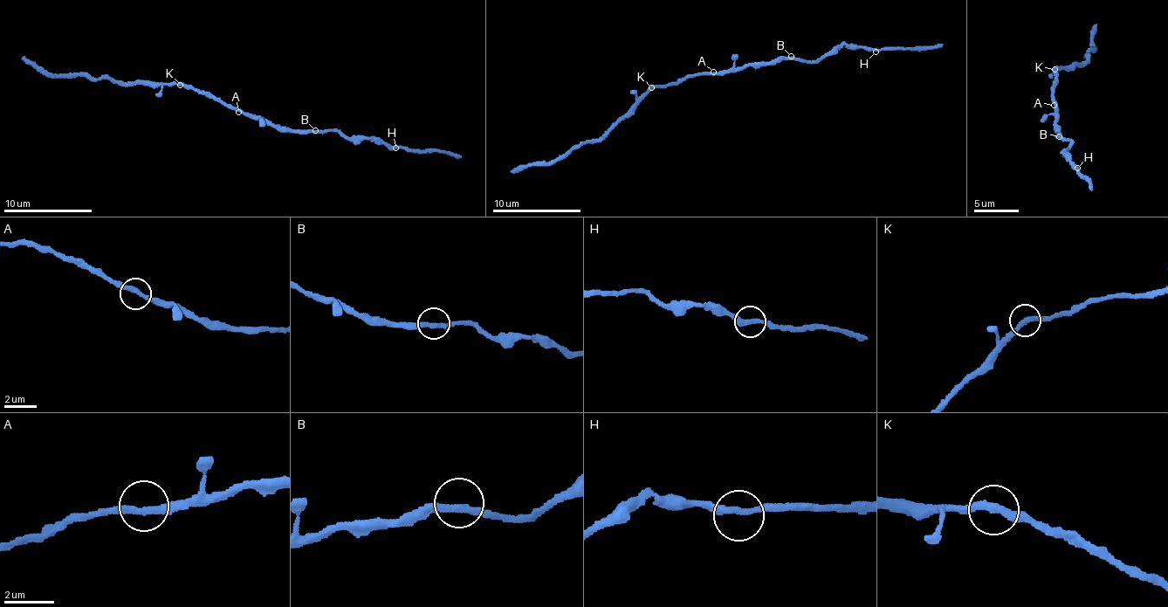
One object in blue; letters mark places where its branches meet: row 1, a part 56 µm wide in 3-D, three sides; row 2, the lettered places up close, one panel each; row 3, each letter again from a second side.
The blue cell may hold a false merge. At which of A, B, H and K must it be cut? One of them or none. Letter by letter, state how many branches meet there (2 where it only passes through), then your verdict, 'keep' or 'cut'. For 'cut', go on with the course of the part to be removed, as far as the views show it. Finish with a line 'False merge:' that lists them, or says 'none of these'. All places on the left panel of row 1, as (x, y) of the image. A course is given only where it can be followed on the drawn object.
A: 2 | keep
B: 2 | keep
H: 2 | keep
K: 2 | keep
False merge: none of these

